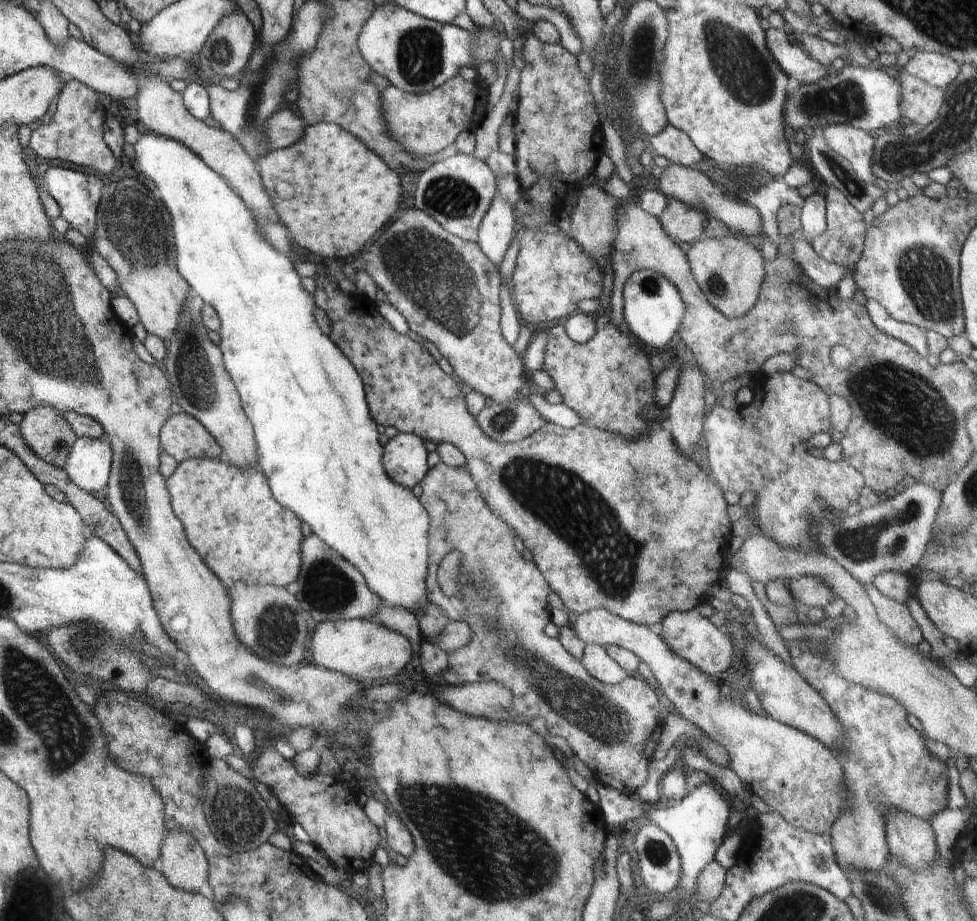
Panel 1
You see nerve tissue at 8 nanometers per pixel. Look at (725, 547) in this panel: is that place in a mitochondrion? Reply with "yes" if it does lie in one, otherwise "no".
no

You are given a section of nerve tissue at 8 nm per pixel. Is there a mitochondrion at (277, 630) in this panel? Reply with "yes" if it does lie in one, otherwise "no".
yes

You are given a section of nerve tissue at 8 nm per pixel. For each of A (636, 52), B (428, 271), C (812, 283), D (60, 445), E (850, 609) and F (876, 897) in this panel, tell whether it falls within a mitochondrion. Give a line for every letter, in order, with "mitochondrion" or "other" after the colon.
A: mitochondrion
B: mitochondrion
C: other
D: mitochondrion
E: other
F: mitochondrion

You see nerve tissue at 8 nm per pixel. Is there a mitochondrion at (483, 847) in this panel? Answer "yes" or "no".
yes

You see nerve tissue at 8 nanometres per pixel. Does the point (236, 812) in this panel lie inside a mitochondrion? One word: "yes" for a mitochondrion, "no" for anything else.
yes

